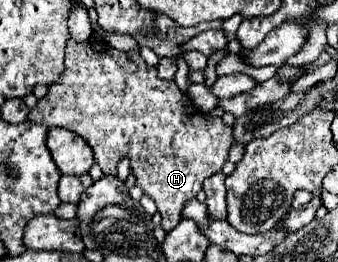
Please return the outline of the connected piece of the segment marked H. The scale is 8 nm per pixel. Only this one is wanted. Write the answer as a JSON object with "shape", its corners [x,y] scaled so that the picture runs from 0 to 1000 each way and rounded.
{"shape":[[[281,137],[257,160],[198,160],[186,282],[145,328],[145,359],[104,397],[80,458],[121,481],[133,473],[139,489],[175,481],[228,504],[269,557],[281,618],[299,634],[305,664],[346,664],[346,618],[358,595],[382,595],[405,702],[459,763],[482,824],[476,863],[488,885],[512,878],[541,840],[541,786],[583,748],[601,687],[654,656],[672,618],[678,565],[689,557],[683,481],[672,481],[654,450],[607,458],[607,435],[571,405],[565,374],[536,351],[518,313],[476,305],[464,267],[441,252],[405,191],[352,198]]]}

